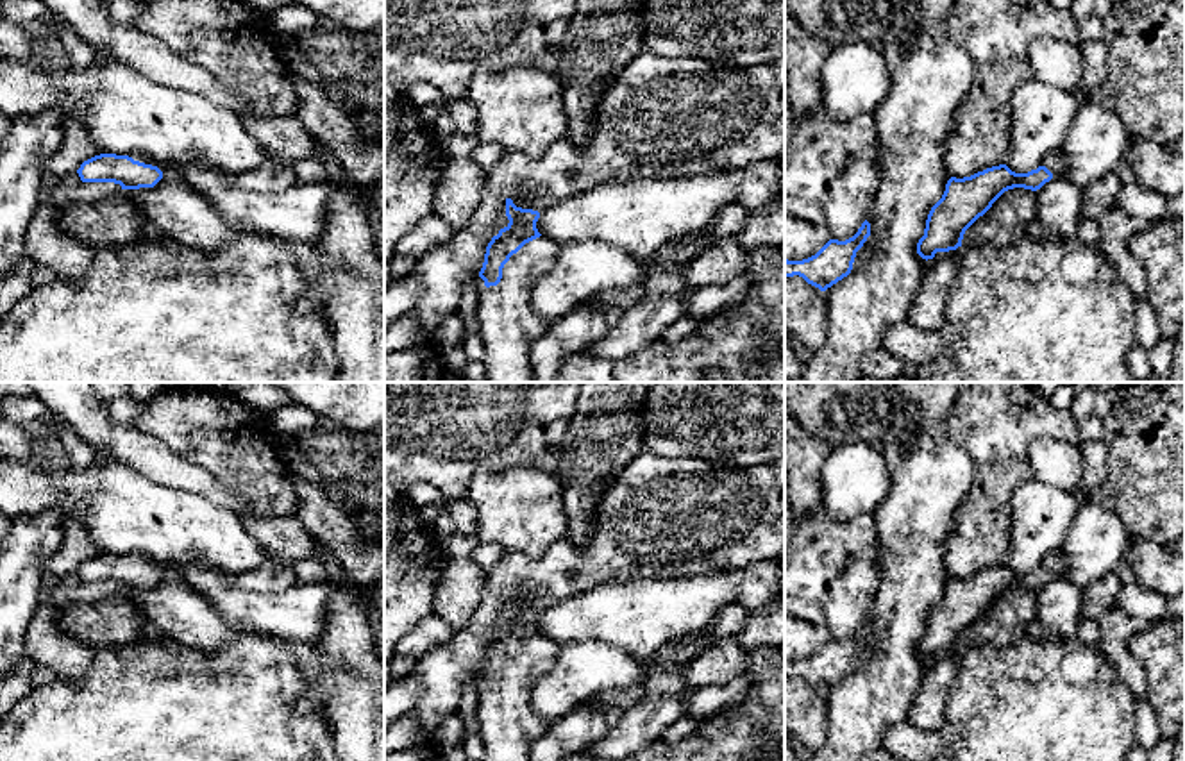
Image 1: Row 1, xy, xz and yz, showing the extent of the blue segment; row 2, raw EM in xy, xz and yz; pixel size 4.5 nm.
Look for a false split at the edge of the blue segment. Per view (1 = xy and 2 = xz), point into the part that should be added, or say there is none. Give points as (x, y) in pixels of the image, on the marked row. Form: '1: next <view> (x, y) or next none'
1: next xy (142, 158)
2: next xz (508, 326)

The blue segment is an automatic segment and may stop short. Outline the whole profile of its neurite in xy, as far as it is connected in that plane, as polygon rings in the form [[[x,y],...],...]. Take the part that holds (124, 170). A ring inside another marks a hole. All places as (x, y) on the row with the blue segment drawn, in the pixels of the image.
[[[100,154],[80,164],[77,170],[82,182],[114,182],[122,189],[154,188],[163,171],[145,154]]]

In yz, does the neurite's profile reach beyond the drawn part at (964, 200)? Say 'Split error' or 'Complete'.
Split error

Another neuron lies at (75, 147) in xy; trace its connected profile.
[[[73,116],[63,125],[63,141],[45,163],[45,175],[64,179],[77,171],[80,164],[104,154],[89,138],[82,120]]]

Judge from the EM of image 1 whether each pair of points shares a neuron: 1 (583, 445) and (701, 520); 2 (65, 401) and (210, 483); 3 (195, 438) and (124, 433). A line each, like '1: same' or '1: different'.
1: different
2: same
3: different

